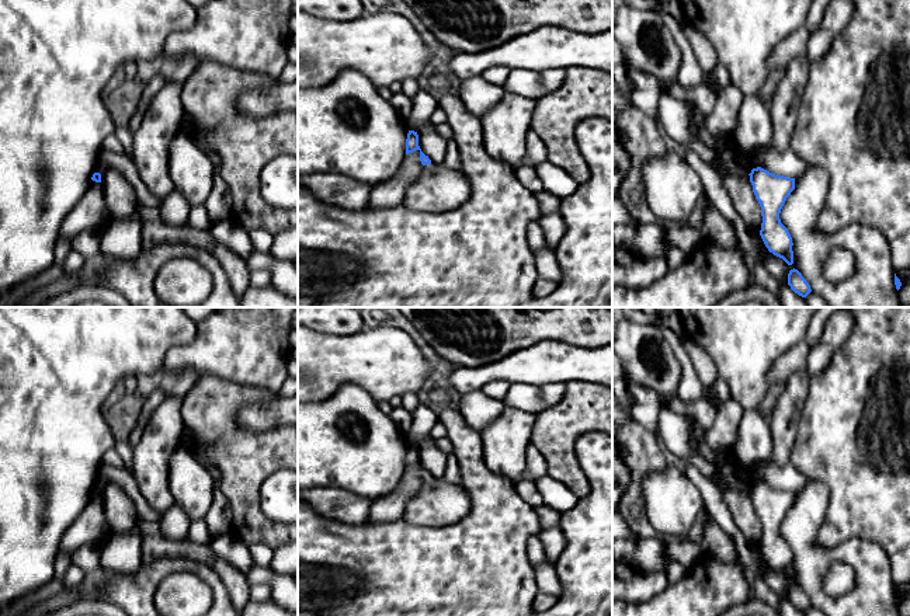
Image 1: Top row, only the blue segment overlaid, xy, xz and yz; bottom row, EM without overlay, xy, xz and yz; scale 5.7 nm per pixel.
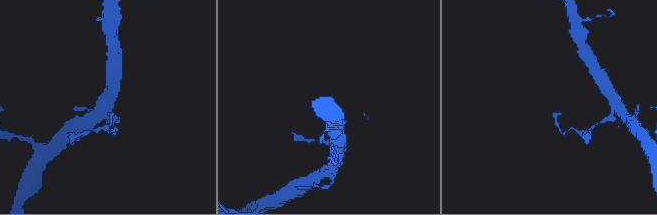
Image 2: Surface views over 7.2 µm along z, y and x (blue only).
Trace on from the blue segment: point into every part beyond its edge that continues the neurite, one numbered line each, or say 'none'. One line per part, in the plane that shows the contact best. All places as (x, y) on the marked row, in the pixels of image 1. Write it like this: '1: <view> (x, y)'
none

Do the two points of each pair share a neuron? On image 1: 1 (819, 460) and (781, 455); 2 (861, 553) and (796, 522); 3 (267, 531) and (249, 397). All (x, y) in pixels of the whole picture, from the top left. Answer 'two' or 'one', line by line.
1: two
2: one
3: one

